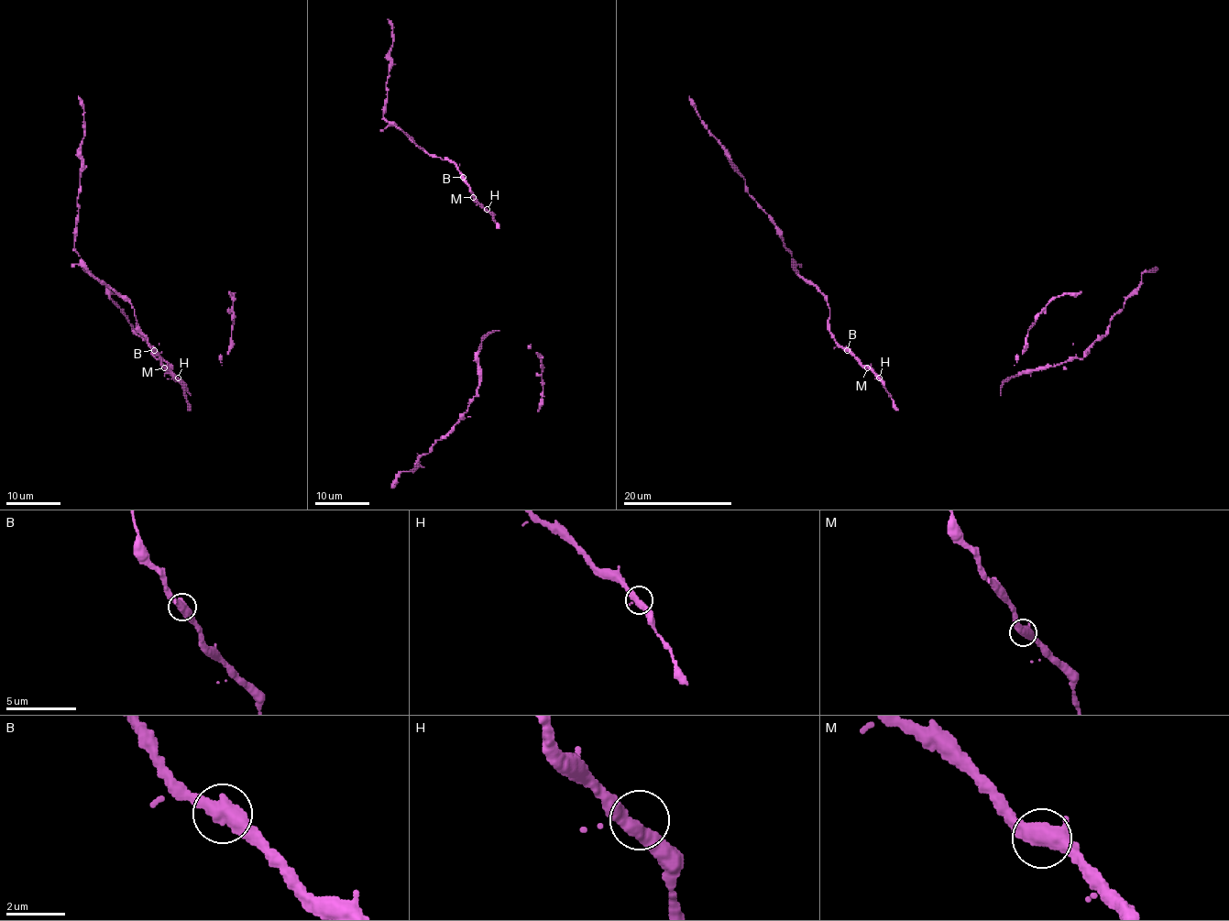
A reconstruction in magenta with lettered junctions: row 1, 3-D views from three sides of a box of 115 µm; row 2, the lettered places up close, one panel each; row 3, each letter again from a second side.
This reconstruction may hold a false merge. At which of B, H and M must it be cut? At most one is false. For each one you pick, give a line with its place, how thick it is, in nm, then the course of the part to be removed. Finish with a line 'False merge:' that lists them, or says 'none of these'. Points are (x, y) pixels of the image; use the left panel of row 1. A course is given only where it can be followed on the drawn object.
False merge: none of these

